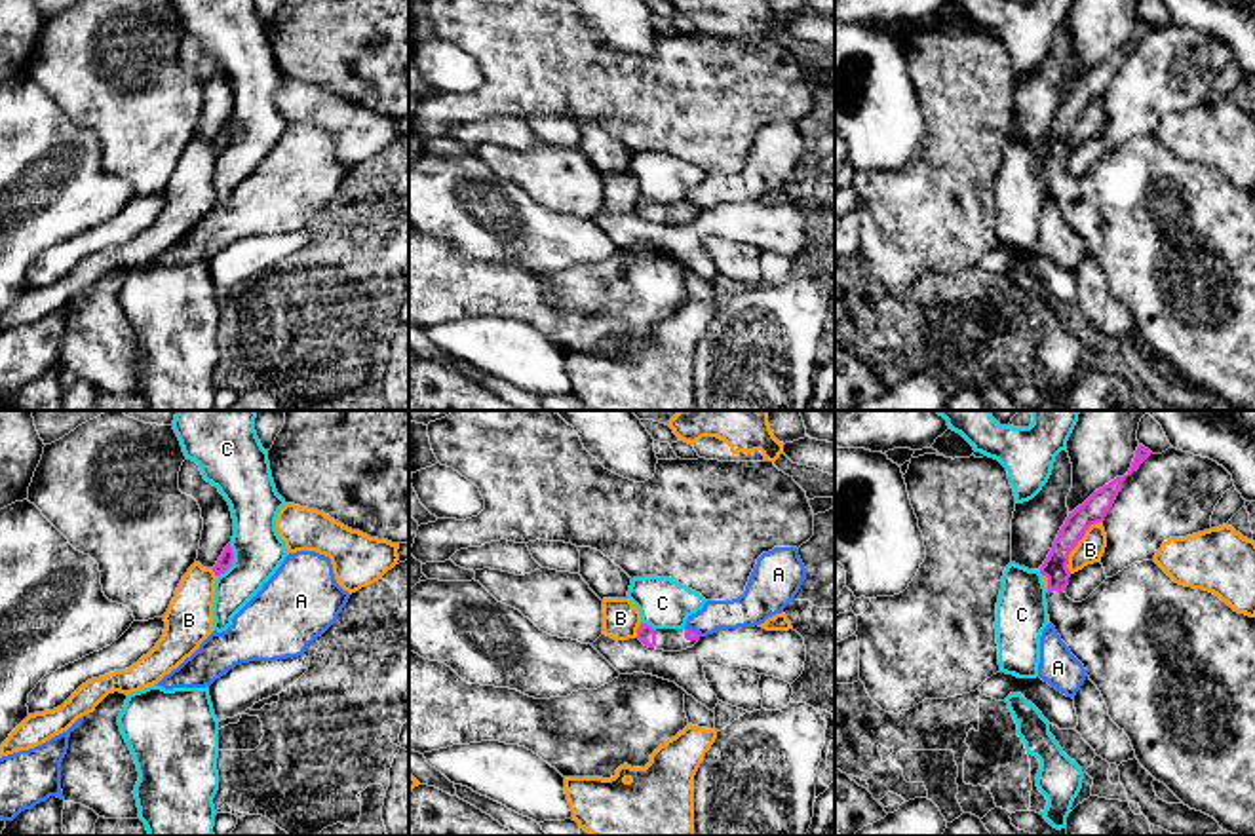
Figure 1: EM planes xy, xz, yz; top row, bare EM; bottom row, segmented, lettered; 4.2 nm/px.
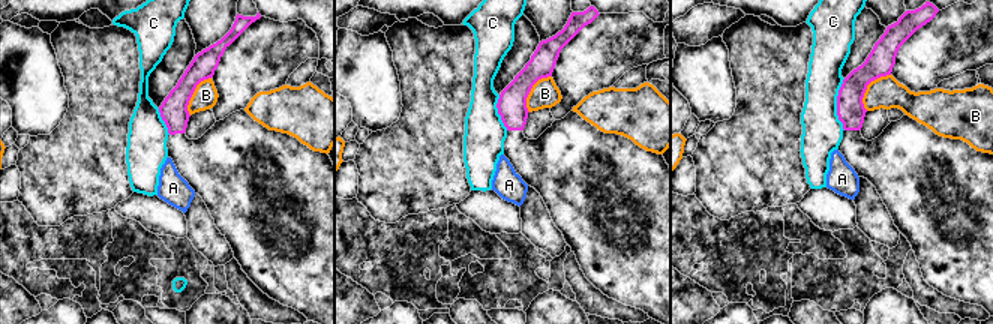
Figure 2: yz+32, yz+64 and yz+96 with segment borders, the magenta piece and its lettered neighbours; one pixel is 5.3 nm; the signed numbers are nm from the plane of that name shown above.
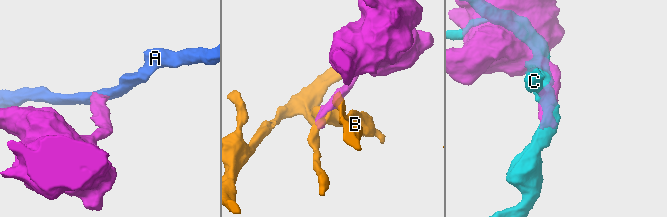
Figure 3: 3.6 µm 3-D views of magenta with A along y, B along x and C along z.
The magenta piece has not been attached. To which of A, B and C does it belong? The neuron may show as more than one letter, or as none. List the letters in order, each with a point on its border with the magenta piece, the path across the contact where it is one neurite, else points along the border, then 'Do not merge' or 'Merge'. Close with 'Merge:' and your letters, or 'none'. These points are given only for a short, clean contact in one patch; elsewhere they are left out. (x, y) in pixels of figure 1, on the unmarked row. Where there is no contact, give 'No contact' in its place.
A: Touches magenta at xz (693, 206). Boundary: xz (685, 202), (700, 209). Do not merge
B: Touches magenta at yz (1077, 118). Do not merge
C: Touches magenta at xy (232, 133). Boundary: xy (231, 118), (232, 137), (217, 151). Do not merge
Merge: none

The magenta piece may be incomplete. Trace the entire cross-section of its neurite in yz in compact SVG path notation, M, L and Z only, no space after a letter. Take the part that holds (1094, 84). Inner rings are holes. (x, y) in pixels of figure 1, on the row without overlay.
M1128 49L1116 51L1103 63L1095 65L1082 80L1069 87L1053 122L1040 141L1048 152L1048 190L1071 228L1084 239L1086 249L1101 266L1110 294L1130 312L1139 338L1160 357L1164 357L1185 380L1213 391L1219 401L1236 410L1255 410L1255 192L1234 186L1217 169L1175 158L1154 135L1133 137L1112 152L1107 152L1086 175L1074 177L1067 171L1071 146L1067 142L1071 125L1084 112L1091 99L1103 97L1112 82L1122 57Z

